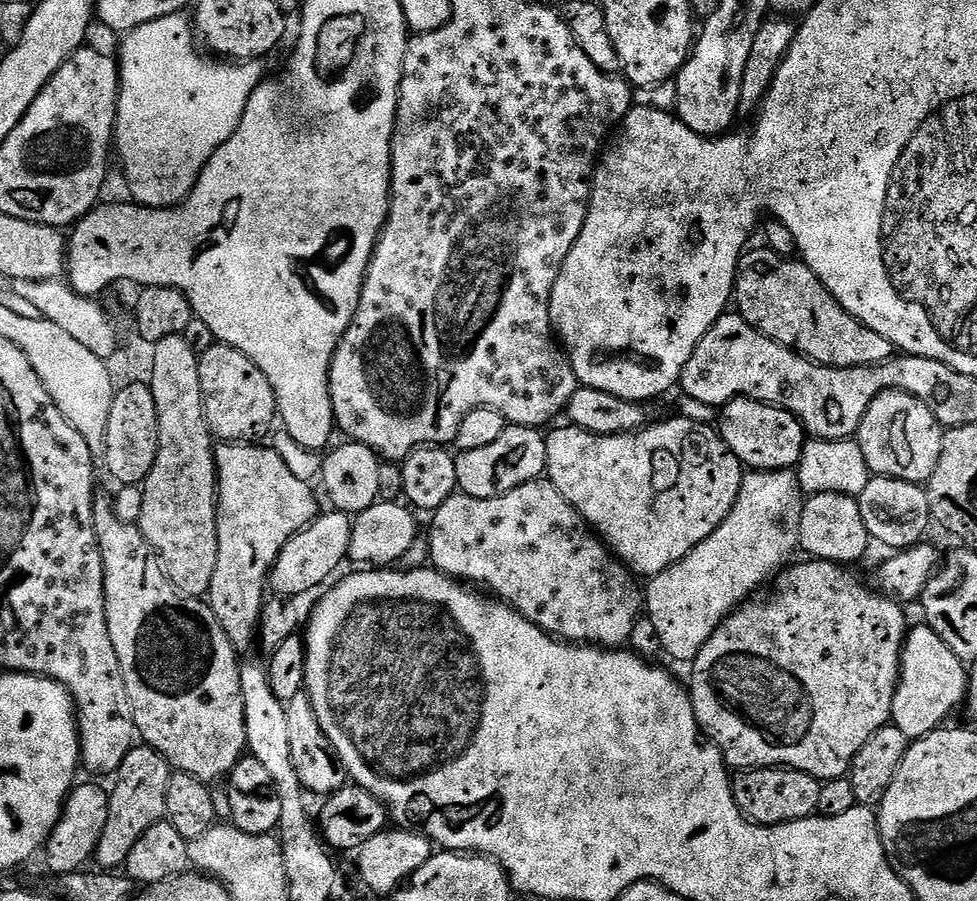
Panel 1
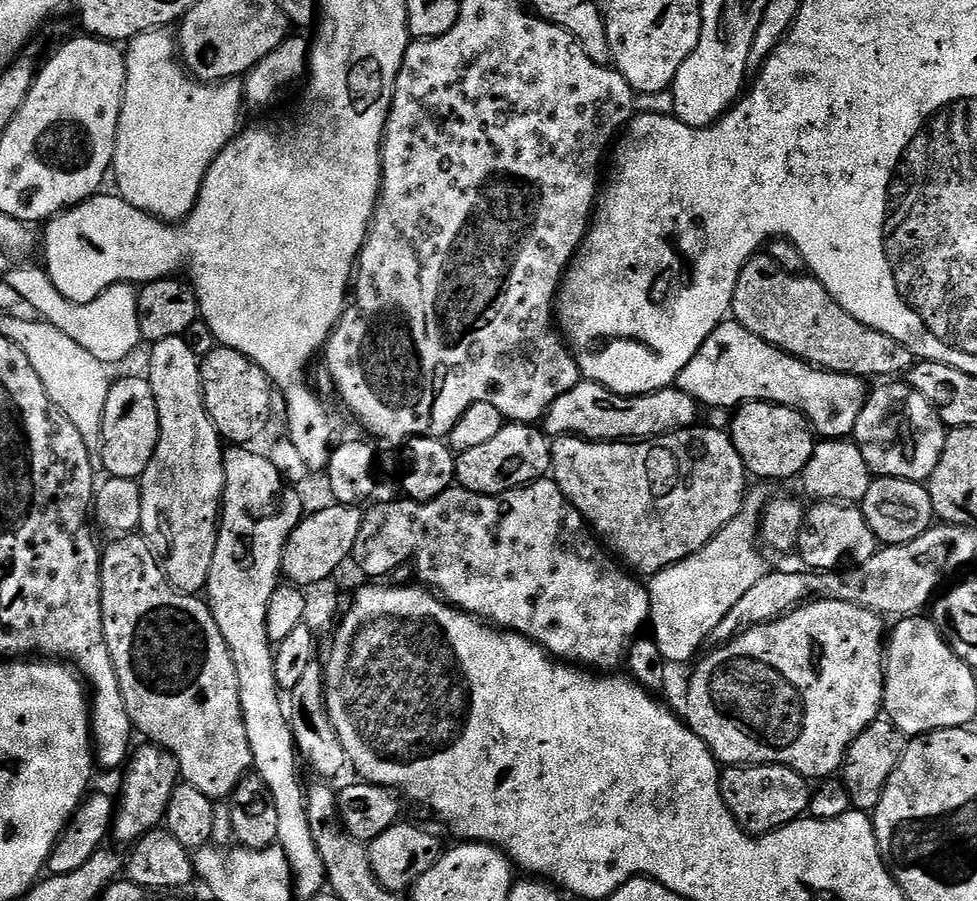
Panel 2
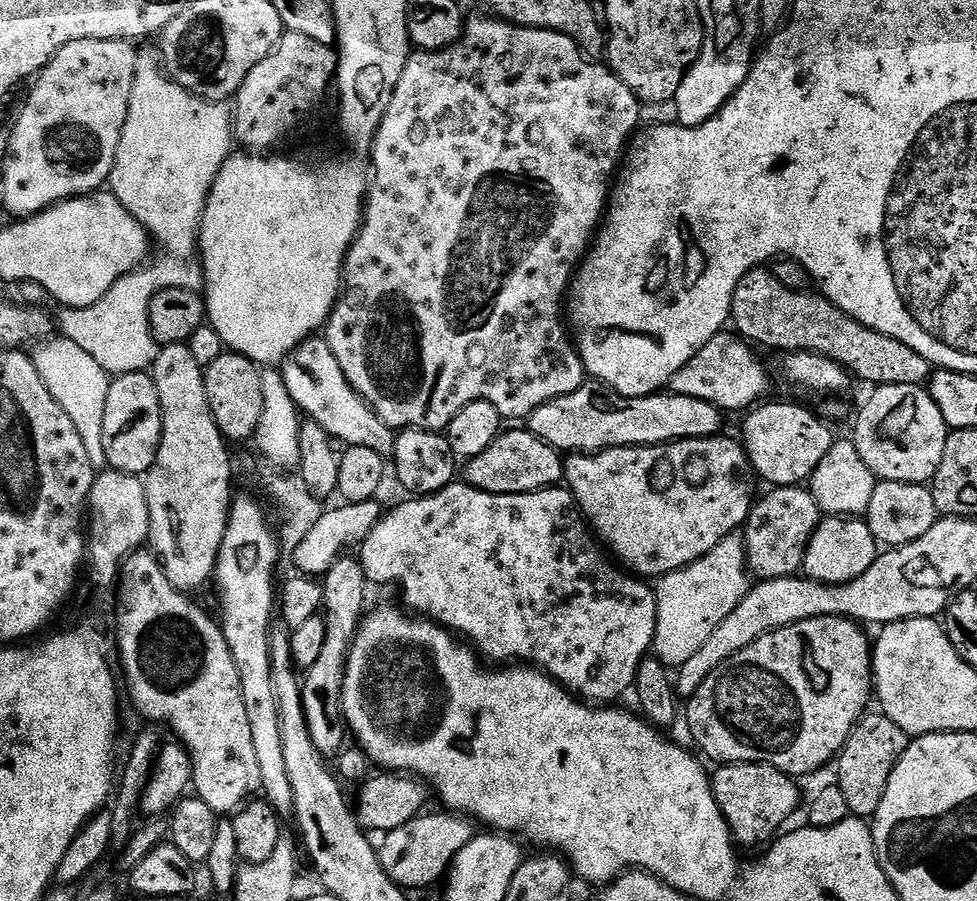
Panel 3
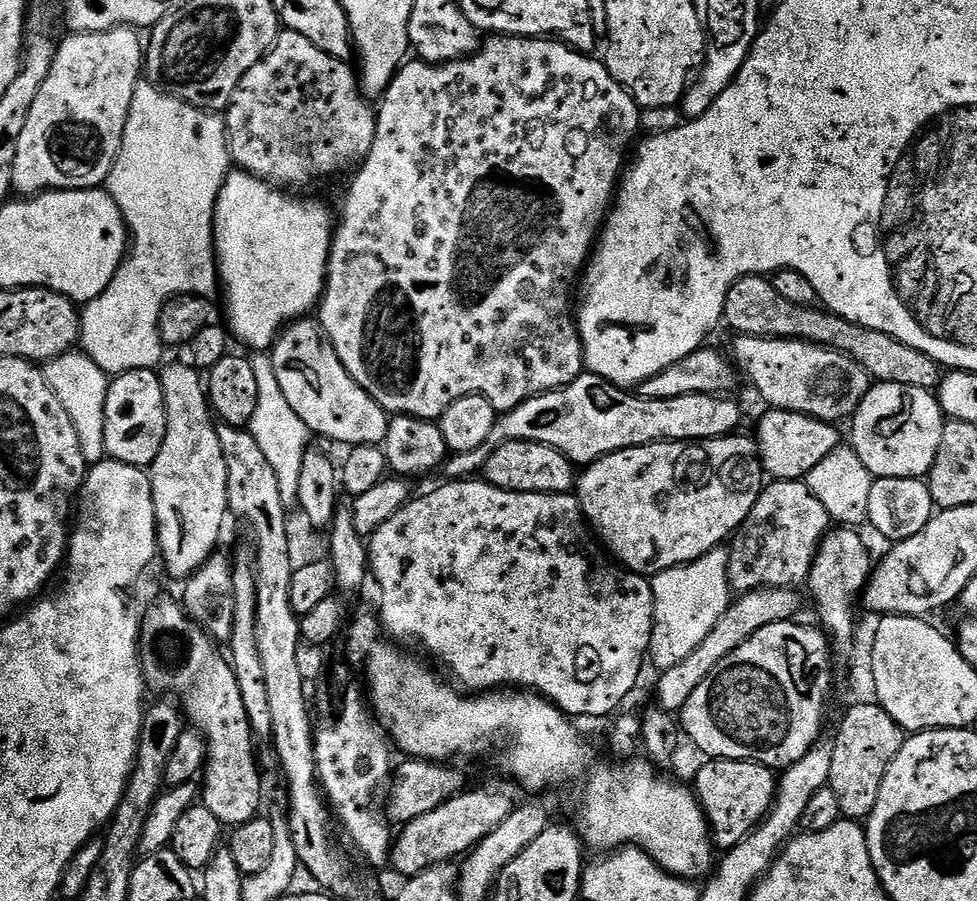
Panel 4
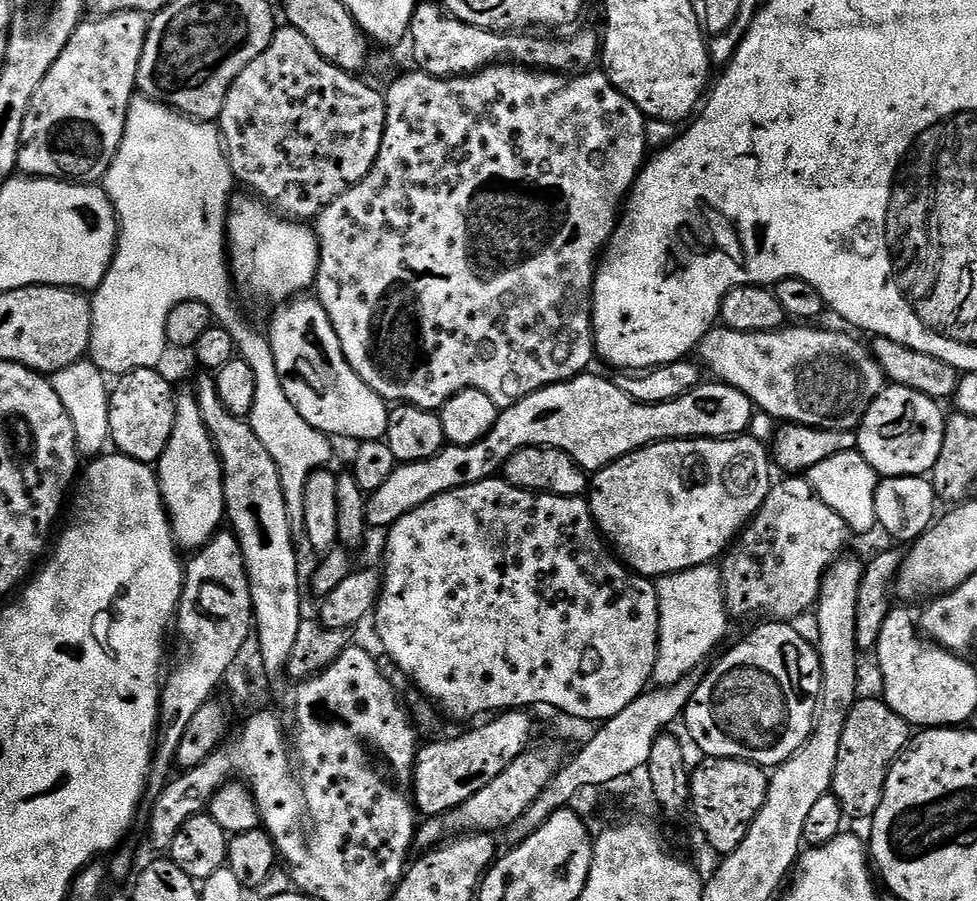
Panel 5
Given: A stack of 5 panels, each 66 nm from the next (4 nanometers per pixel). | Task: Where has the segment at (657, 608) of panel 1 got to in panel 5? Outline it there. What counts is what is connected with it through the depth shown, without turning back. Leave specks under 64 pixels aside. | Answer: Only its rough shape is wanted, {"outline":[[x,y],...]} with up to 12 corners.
{"outline":[[715,563],[659,577],[651,683],[670,688],[723,642]]}

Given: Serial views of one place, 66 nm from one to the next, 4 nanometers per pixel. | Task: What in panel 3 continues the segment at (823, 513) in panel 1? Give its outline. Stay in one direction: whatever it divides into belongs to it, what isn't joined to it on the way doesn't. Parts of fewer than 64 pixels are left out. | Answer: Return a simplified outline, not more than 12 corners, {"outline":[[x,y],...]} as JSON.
{"outline":[[825,515],[803,575],[845,584],[870,570],[878,541],[867,519]]}

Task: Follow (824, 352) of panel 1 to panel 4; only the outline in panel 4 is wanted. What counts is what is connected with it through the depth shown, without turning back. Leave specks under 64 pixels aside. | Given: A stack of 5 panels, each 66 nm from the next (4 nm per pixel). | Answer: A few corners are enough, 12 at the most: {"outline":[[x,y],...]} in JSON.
{"outline":[[744,276],[723,323],[741,336],[808,340],[873,381],[932,390],[934,358]]}

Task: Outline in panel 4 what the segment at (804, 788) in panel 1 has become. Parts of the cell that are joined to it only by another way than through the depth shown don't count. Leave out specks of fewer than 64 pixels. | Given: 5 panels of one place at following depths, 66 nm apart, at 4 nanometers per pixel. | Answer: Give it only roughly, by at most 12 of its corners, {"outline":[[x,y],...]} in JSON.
{"outline":[[709,759],[694,791],[713,845],[738,846],[776,801],[778,776]]}

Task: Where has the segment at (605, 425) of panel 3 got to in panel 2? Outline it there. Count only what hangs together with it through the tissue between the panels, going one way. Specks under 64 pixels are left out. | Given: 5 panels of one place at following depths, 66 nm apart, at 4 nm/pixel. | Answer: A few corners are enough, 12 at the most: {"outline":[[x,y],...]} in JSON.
{"outline":[[584,380],[542,421],[549,437],[628,442],[697,423],[679,387],[623,396]]}

